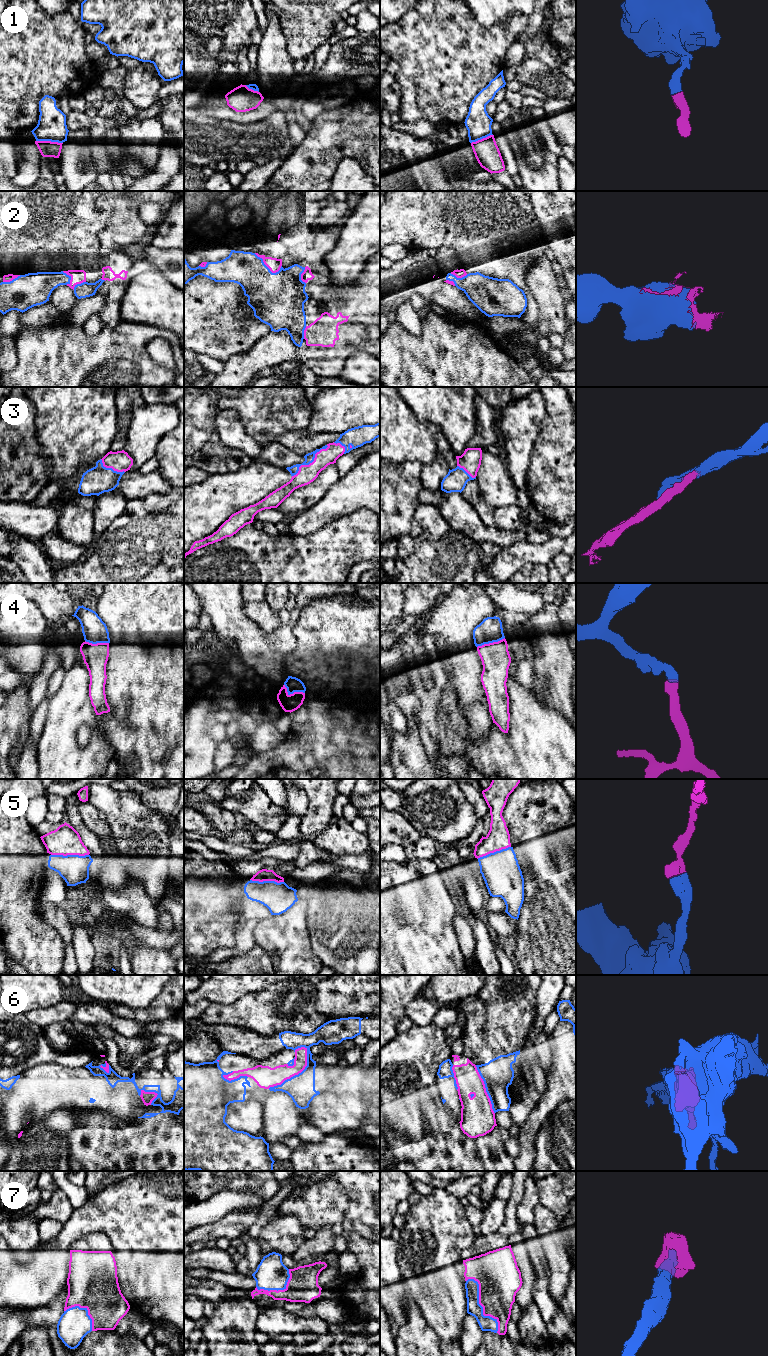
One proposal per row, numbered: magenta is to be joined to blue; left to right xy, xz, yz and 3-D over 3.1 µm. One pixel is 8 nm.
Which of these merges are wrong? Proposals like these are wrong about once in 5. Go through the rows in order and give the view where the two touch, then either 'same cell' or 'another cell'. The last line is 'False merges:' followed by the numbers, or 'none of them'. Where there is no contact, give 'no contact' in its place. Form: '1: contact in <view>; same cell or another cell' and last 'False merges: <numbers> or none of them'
1: contact in xy; same cell
2: contact in xz; same cell
3: contact in xz; same cell
4: contact in yz; same cell
5: contact in xy; same cell
6: contact in xz; another cell
7: contact in yz; same cell
False merges: 6

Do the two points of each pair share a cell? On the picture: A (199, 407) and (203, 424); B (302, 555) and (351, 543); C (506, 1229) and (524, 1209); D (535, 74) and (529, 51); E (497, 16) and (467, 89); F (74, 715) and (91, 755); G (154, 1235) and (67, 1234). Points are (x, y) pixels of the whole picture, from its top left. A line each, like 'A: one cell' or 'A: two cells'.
A: one cell
B: one cell
C: two cells
D: two cells
E: two cells
F: one cell
G: one cell

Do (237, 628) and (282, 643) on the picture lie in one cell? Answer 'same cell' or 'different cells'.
same cell

